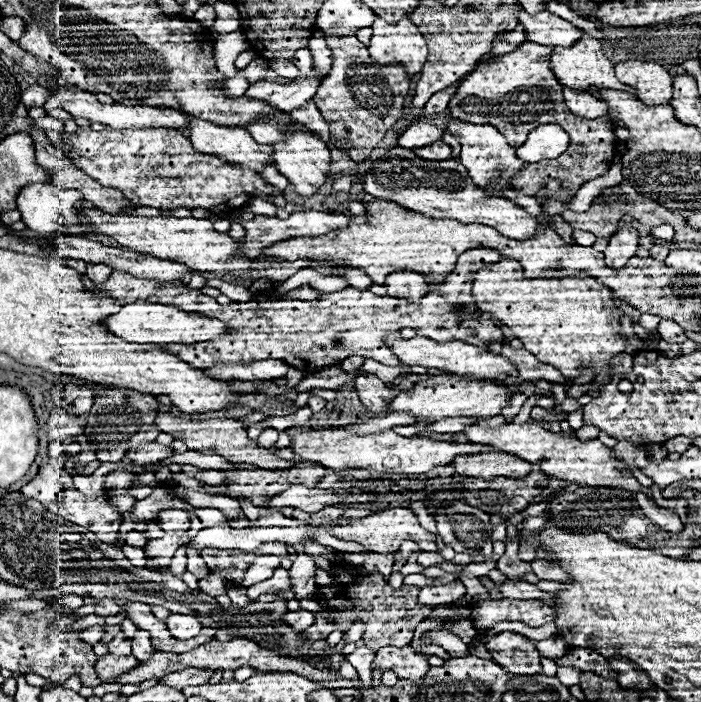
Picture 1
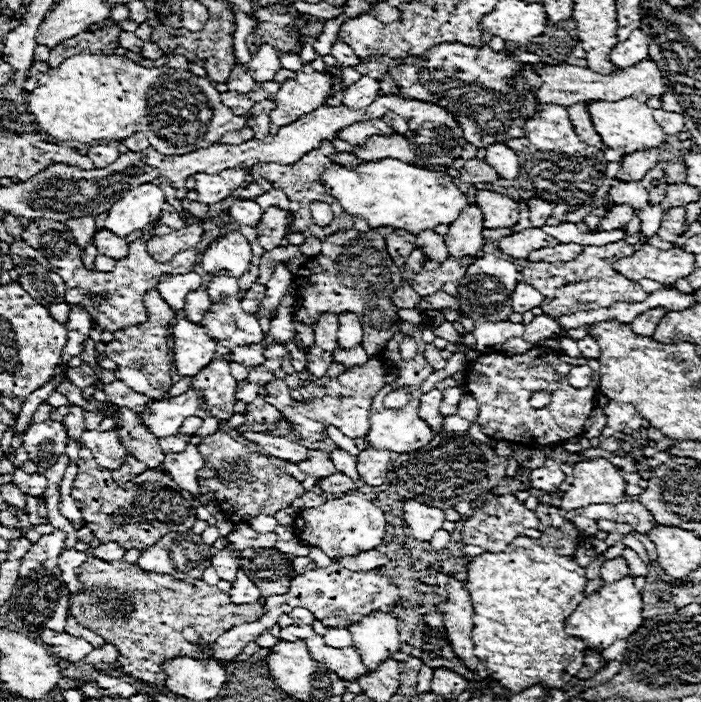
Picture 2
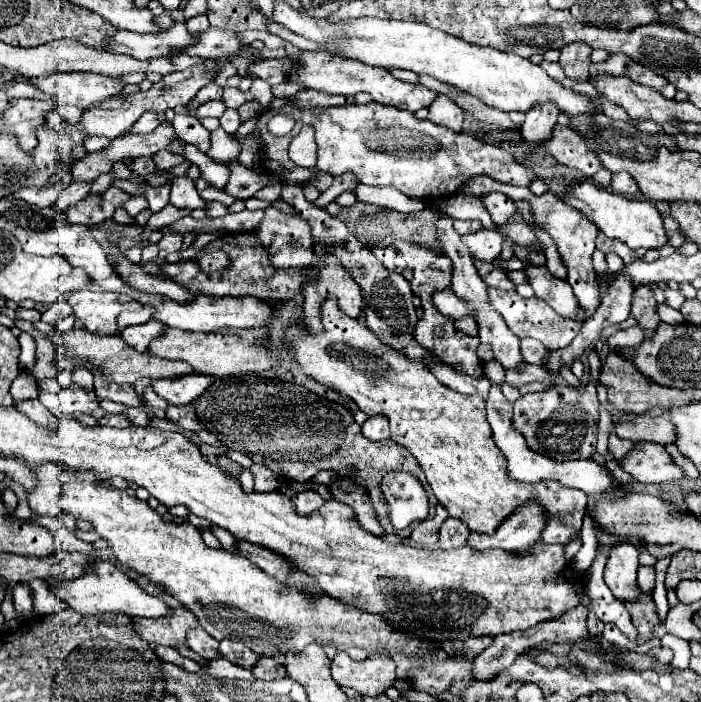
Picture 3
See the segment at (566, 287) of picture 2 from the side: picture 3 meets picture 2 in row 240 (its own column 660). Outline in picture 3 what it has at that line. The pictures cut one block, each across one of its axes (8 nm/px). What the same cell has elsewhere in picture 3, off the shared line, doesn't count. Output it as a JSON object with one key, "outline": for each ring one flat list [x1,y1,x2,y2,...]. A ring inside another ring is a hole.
{"outline":[[640,594,640,598,636,602,624,602,624,606,630,612,632,624,638,630,636,644,644,644,644,642,652,640,654,628,658,624,662,624,662,620,656,614,656,604,652,600,652,594]]}

